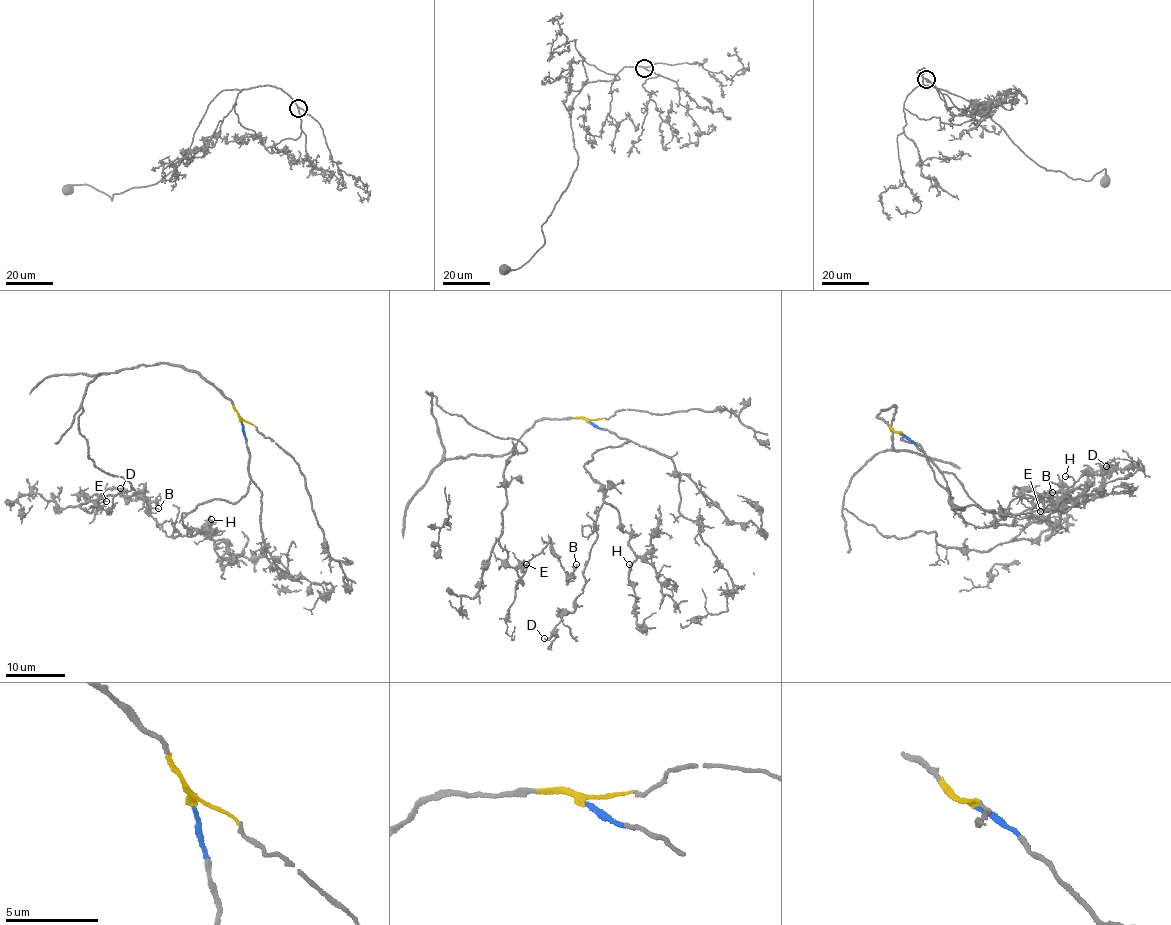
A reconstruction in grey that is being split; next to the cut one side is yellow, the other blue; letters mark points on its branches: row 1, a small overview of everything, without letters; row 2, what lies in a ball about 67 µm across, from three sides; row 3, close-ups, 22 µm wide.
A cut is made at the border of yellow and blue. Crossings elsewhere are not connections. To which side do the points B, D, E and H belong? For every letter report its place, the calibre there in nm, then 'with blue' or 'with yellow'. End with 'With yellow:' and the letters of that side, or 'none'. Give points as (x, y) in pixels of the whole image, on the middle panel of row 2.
B: place (576, 564); calibre 130 nm; with yellow
D: place (544, 638); calibre 140 nm; with blue
E: place (526, 564); calibre 150 nm; with yellow
H: place (629, 564); calibre 170 nm; with blue
With yellow: B, E

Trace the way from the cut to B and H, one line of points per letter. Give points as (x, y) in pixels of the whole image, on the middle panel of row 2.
B: (589, 422), (446, 459), (432, 402), (525, 448), (499, 540), (519, 577), (550, 542), (576, 564)
H: (589, 422), (629, 440), (601, 448), (584, 465), (629, 535), (628, 547), (637, 558), (631, 570), (628, 564)

